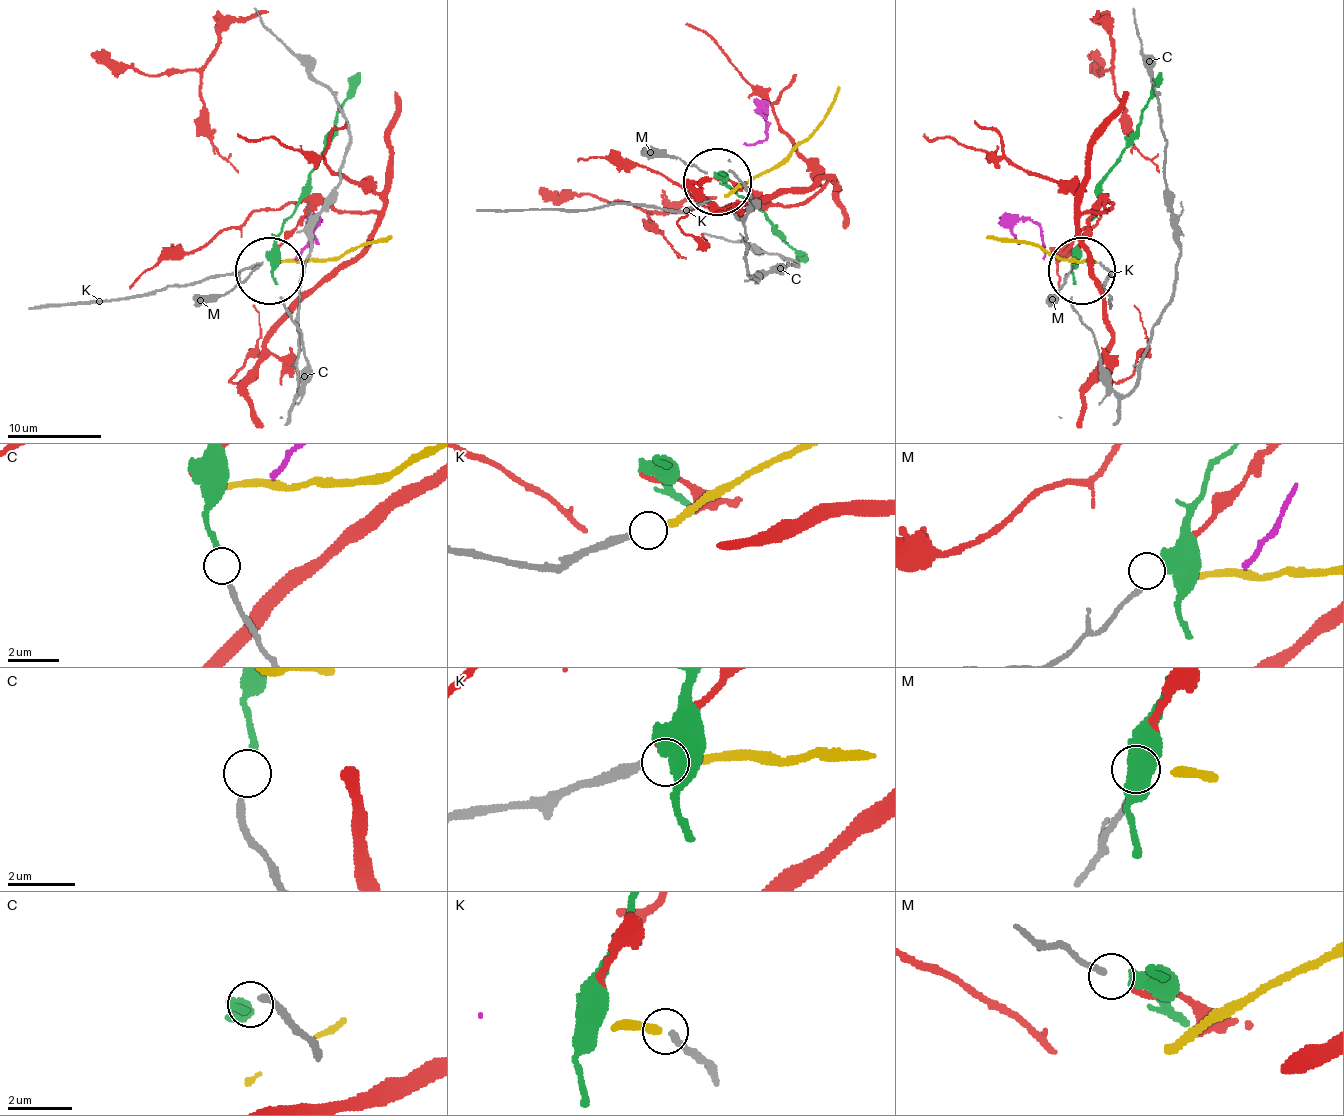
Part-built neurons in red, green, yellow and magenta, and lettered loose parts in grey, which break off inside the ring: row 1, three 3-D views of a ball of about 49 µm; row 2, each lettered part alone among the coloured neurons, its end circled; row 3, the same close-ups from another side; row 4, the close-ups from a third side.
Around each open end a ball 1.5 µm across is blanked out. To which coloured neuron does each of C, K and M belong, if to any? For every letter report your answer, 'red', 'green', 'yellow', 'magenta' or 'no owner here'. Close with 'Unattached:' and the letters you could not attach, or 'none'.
C: green
K: yellow
M: red
Unattached: none

